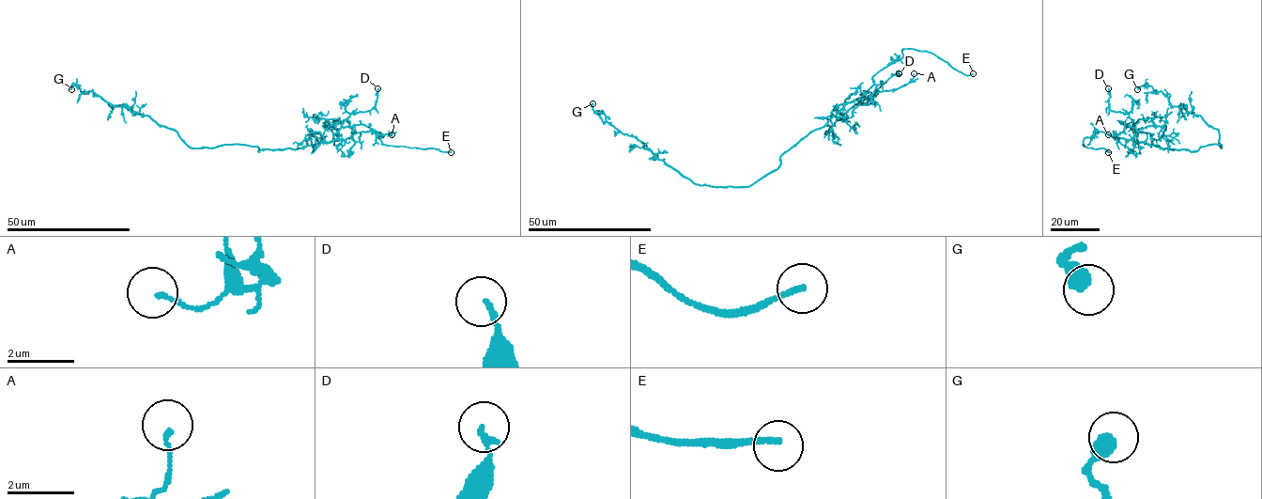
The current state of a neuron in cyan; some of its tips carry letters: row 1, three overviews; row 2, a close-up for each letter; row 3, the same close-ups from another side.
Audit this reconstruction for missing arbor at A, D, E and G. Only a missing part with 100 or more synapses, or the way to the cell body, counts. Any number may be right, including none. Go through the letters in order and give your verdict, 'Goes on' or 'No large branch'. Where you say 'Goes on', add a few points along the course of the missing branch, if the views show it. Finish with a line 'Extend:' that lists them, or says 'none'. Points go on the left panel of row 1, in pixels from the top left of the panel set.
A: No large branch
D: No large branch
E: Goes on. Course of what is missing: (451, 152), (467, 152)
G: No large branch
Extend: E

